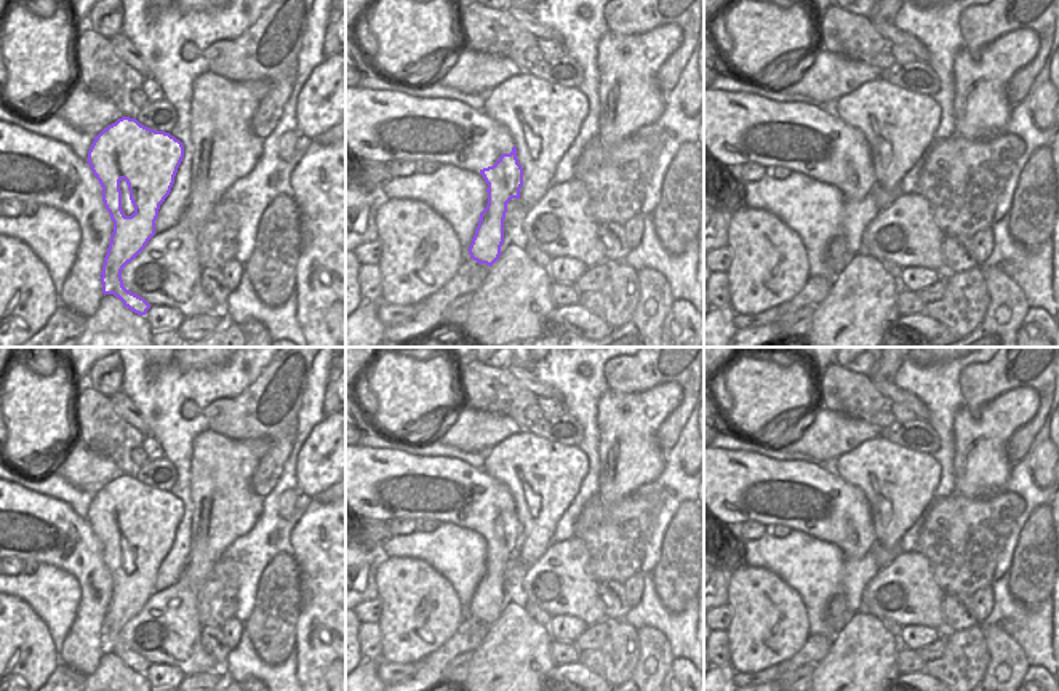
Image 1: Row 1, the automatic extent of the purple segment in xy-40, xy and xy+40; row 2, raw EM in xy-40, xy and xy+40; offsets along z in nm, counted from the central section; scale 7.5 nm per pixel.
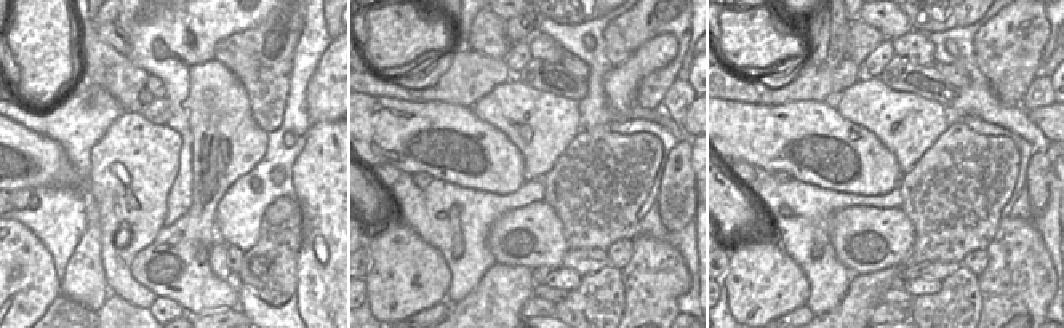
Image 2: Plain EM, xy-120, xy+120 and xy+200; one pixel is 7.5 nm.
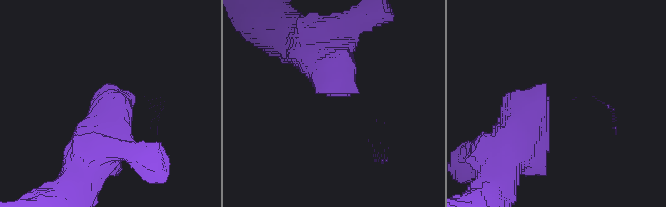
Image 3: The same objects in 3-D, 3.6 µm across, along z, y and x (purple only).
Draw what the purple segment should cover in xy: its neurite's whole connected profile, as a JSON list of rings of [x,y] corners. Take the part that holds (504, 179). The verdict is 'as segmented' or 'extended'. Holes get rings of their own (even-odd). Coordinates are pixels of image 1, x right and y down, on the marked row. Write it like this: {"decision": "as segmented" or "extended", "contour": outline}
{"decision": "extended", "contour": [[[520,72],[502,82],[485,99],[483,112],[510,131],[515,146],[510,154],[502,154],[493,166],[480,170],[488,184],[488,205],[480,213],[480,221],[469,246],[469,254],[474,261],[491,267],[499,259],[504,243],[507,203],[512,198],[531,206],[552,186],[557,165],[576,138],[577,107],[585,101],[582,91],[553,85],[528,72]]]}

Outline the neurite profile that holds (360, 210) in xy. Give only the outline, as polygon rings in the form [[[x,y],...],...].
[[[346,184],[346,251],[378,240],[376,211],[387,202],[384,195],[362,195]]]

